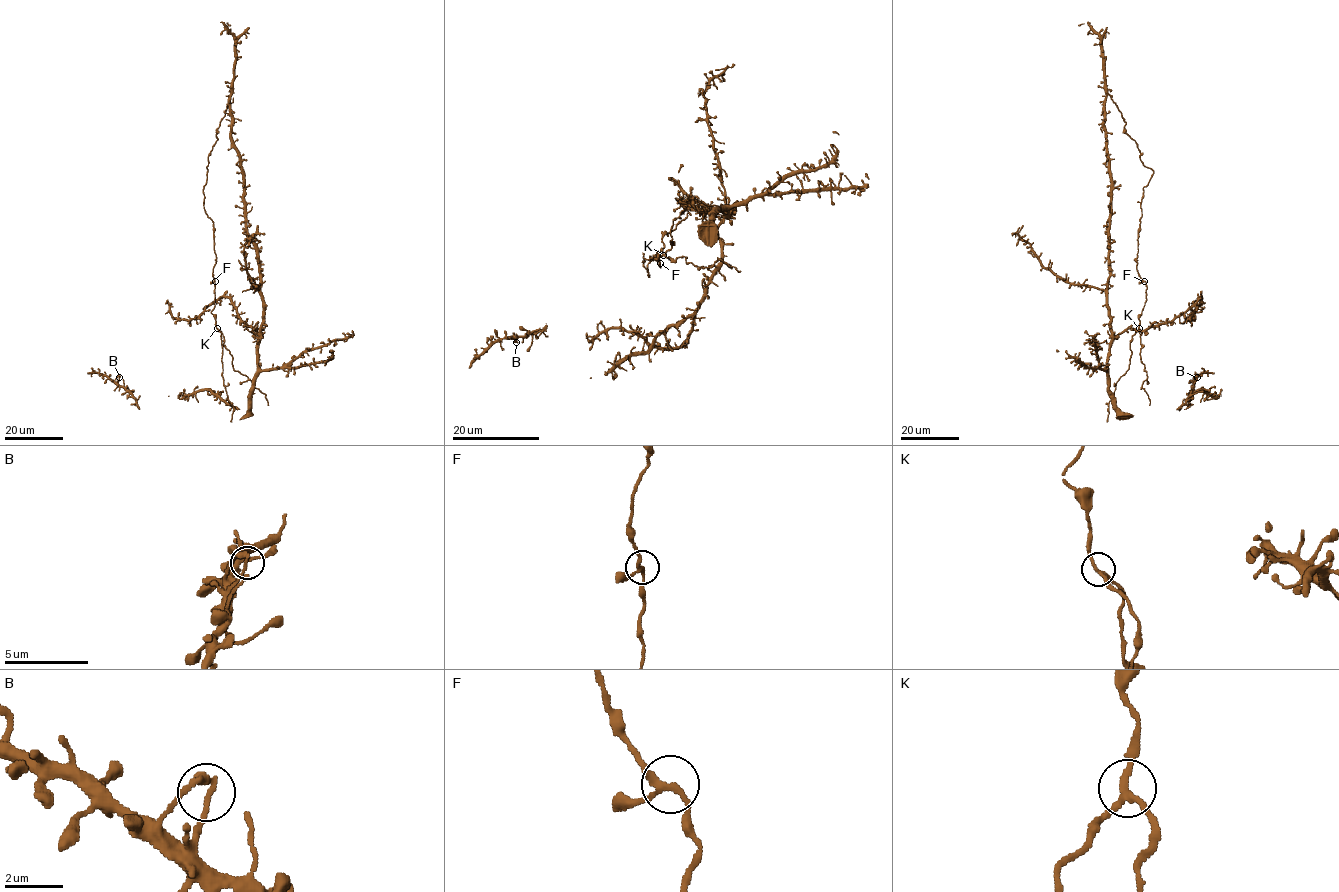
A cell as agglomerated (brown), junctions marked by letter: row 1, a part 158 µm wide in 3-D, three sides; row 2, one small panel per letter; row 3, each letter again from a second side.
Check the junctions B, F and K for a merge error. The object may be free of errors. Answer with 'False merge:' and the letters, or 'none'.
False merge: K

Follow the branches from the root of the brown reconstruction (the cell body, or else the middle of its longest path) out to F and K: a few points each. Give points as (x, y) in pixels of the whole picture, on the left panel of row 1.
F: (212, 148), (208, 157), (203, 194), (204, 211), (213, 223), (215, 281)
K: (212, 148), (203, 194), (204, 211), (213, 223), (216, 262), (211, 313), (217, 328)

